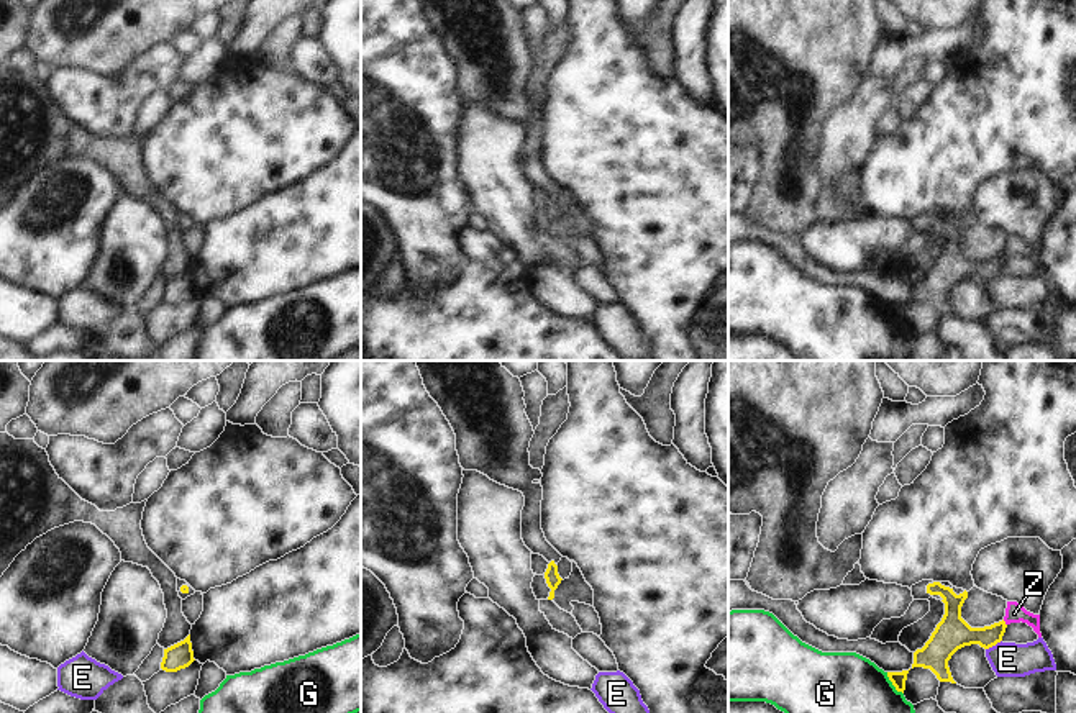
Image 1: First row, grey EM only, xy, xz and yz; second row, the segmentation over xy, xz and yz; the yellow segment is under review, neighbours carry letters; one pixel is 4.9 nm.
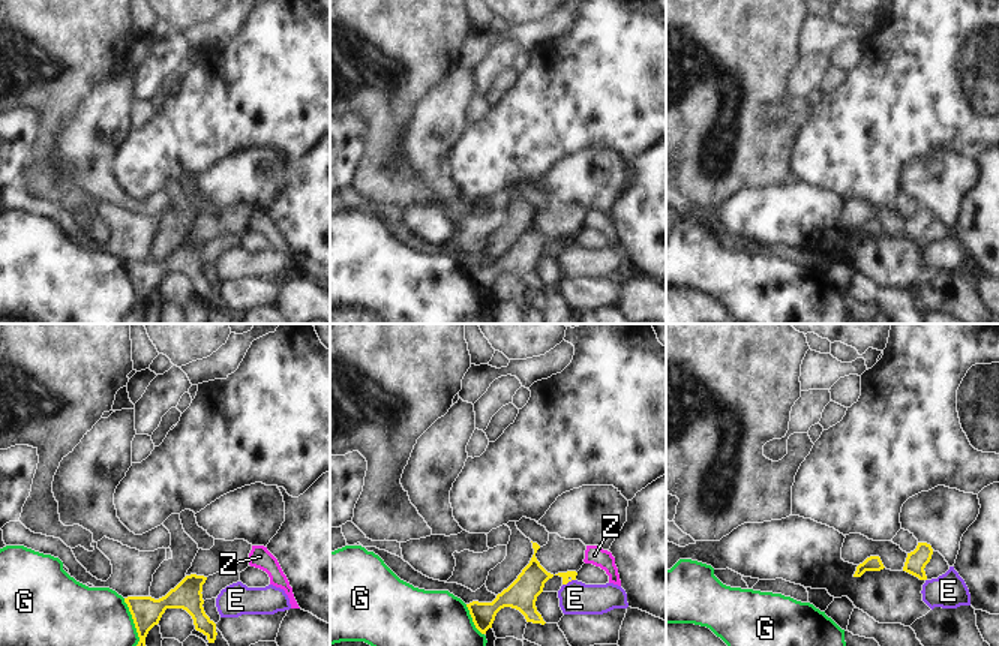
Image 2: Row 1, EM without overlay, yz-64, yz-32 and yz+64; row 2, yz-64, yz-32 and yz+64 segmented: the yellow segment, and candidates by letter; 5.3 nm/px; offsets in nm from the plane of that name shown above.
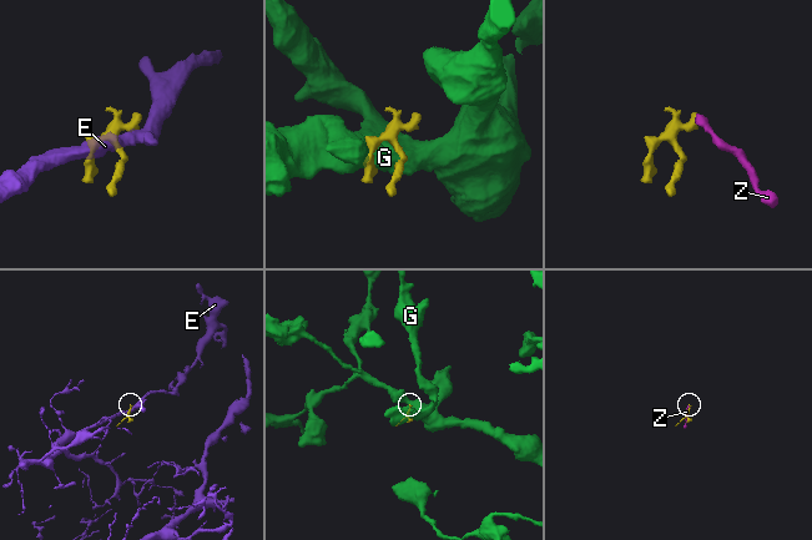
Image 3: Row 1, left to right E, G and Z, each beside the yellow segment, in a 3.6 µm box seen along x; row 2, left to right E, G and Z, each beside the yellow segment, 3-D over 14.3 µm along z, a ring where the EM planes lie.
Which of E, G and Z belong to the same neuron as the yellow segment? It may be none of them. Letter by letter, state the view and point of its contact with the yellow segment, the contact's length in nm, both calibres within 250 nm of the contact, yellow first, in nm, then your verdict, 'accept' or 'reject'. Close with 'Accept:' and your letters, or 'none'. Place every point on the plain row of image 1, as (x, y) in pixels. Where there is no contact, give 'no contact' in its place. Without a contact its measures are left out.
E: meets yellow in yz at (993, 277); contact 90 nm long; 170 nm thick on the yellow side, 180 nm on the other; reject
G: meets yellow in yz at (893, 317); contact 140 nm long; 70 nm thick on the yellow side, 500 nm on the other; reject
Z: meets yellow in yz at (1004, 256); contact 40 nm long; 160 nm thick on the yellow side, 100 nm on the other; accept
Accept: Z

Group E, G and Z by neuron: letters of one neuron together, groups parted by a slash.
E / G / Z

